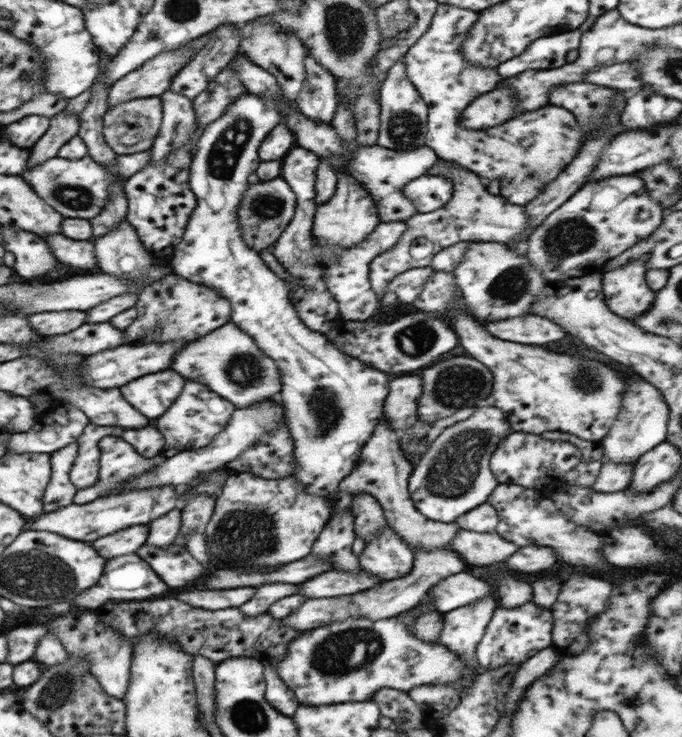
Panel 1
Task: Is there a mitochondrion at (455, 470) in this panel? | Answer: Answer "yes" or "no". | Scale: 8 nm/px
yes

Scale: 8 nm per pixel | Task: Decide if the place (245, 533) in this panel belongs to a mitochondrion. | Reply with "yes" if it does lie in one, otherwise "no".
yes

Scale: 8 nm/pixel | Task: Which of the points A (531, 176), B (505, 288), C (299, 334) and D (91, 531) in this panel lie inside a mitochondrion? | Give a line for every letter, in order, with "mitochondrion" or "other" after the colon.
A: mitochondrion
B: mitochondrion
C: other
D: other

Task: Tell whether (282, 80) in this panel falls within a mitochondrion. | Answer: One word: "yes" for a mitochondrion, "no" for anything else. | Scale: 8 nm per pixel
no

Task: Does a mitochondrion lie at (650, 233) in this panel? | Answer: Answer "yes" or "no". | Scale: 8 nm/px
no

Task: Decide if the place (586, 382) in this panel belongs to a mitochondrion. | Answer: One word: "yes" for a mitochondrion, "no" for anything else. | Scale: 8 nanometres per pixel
yes

